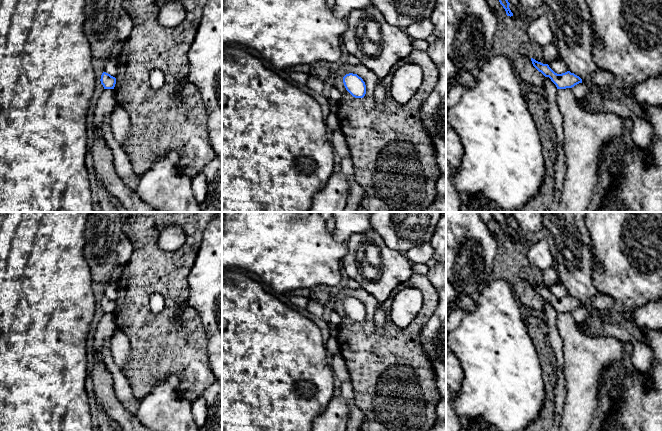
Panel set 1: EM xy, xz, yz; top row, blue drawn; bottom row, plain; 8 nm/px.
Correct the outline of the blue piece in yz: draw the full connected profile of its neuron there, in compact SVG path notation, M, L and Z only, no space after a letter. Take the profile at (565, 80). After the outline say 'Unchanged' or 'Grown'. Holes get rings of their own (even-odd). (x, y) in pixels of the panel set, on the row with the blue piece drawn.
M531 58L531 61L533 66L539 72L541 72L545 77L549 77L551 79L551 81L556 85L557 89L572 88L575 85L582 83L582 79L570 71L557 74L549 67L548 64L538 62L533 58Z. Unchanged

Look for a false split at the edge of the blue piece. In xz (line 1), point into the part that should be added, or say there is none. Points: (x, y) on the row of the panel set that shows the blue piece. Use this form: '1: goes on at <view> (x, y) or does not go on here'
1: does not go on here

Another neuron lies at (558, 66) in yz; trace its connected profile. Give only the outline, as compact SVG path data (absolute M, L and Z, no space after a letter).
M557 58L550 63L549 67L557 74L562 74L569 71L567 65L560 58Z

